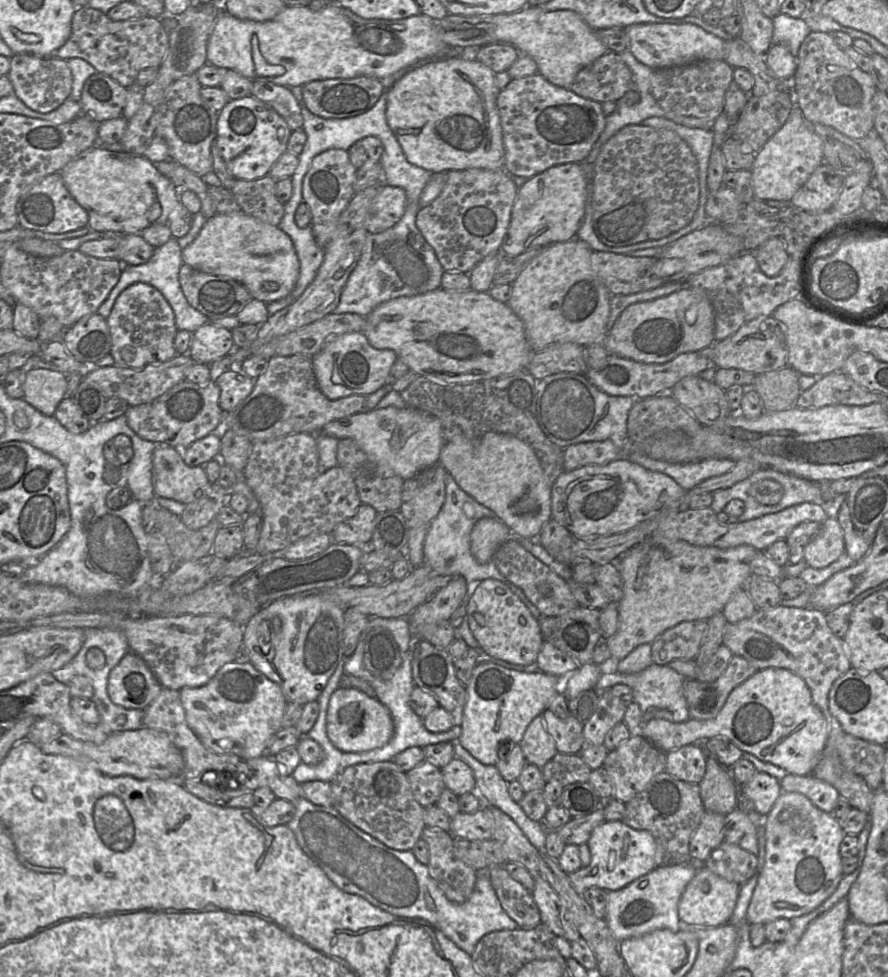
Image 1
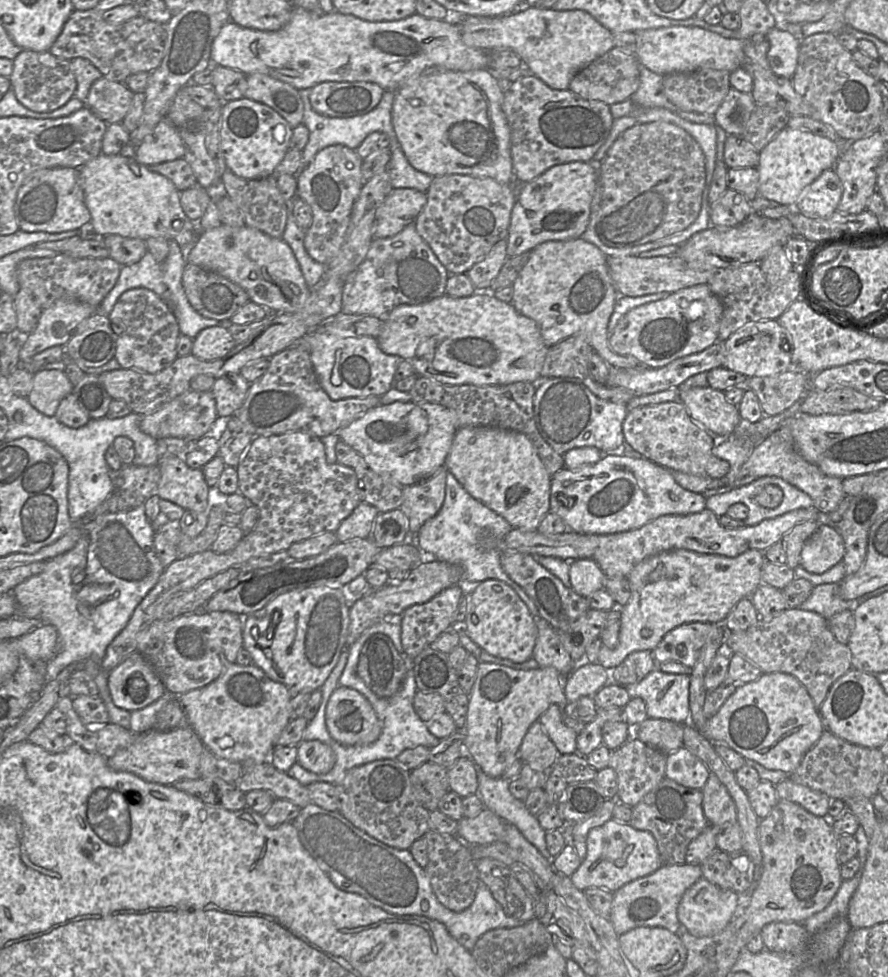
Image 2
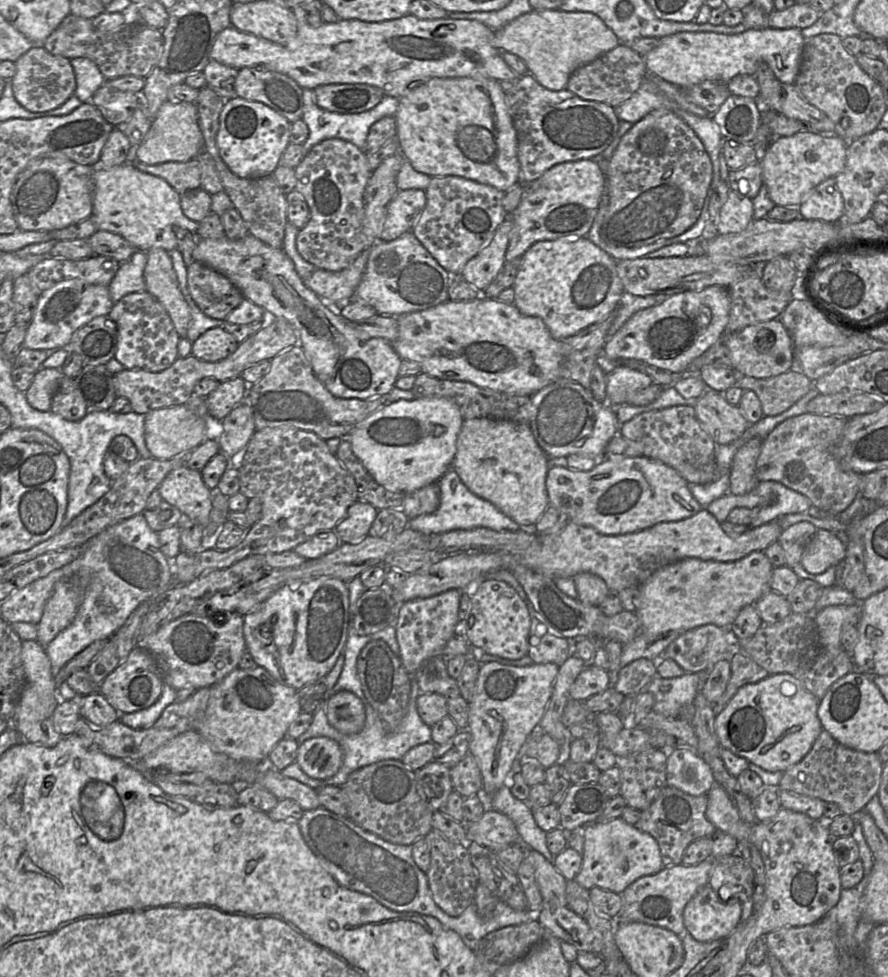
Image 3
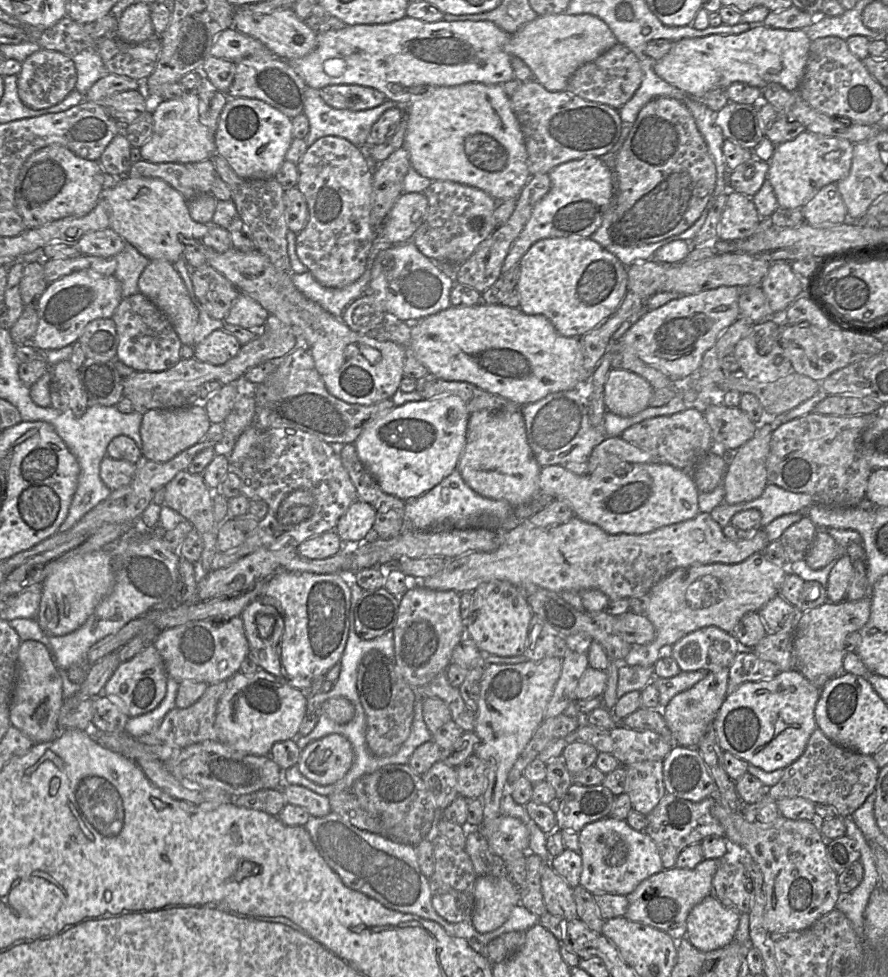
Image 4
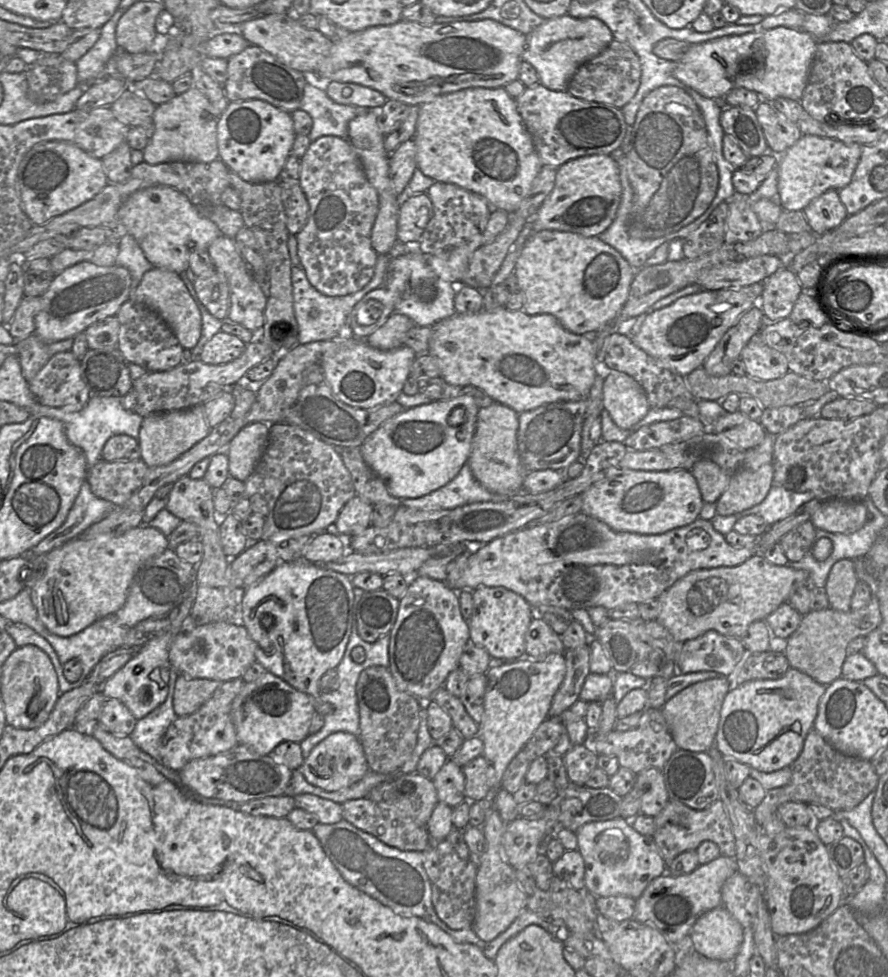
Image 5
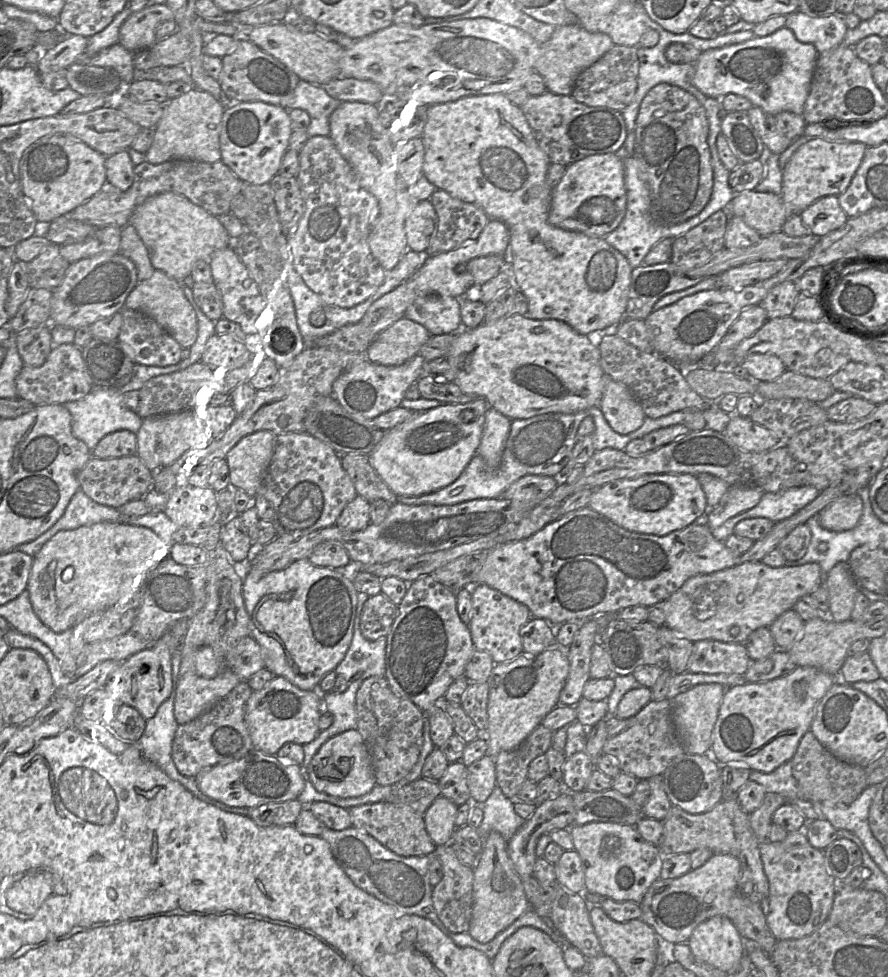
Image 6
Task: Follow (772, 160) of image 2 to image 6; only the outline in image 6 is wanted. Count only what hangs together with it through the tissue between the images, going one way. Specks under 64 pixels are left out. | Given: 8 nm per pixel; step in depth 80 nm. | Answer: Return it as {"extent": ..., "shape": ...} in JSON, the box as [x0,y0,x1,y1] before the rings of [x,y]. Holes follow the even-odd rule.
{"extent":[781,138,867,213],"shape":[[[811,138],[794,152],[782,170],[781,199],[791,213],[800,213],[818,199],[839,196],[849,187],[867,146],[859,142],[827,141]]]}

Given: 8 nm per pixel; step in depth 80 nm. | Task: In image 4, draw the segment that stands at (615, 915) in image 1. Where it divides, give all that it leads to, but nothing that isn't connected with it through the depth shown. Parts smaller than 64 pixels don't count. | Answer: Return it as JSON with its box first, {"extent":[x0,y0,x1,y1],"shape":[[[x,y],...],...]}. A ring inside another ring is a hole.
{"extent":[624,859,722,940],"shape":[[[704,859],[693,869],[672,867],[643,880],[628,894],[628,909],[624,915],[631,921],[640,922],[667,933],[679,940],[686,935],[687,917],[690,911],[705,897],[713,893],[712,880],[722,859]]]}

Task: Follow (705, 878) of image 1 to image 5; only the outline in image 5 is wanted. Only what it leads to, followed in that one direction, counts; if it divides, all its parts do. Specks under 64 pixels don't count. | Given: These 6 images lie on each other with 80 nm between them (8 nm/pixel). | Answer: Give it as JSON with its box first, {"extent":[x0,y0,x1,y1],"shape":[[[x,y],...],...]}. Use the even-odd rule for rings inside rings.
{"extent":[689,906,743,961],"shape":[[[724,906],[701,915],[689,932],[692,948],[702,956],[733,961],[743,941],[743,927]]]}

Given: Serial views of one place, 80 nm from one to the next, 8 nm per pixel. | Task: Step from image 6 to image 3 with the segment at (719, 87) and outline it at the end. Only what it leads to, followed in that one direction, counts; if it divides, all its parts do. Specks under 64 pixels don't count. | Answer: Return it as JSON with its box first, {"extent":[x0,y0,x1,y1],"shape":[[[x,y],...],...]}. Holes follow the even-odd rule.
{"extent":[644,28,805,88],"shape":[[[765,28],[749,29],[743,33],[726,35],[715,32],[679,32],[659,39],[655,48],[644,57],[648,73],[657,75],[662,79],[687,88],[706,80],[718,80],[728,83],[733,77],[741,74],[753,76],[761,62],[769,65],[779,81],[794,84],[799,73],[805,38],[799,28]]]}

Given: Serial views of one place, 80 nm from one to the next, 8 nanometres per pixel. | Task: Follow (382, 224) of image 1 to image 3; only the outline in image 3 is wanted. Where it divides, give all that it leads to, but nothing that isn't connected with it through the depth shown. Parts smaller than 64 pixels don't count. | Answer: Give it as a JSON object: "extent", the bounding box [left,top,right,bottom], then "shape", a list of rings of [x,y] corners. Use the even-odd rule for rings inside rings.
{"extent":[380,190,425,242],"shape":[[[399,190],[387,207],[380,241],[389,242],[411,231],[425,206],[424,190]]]}

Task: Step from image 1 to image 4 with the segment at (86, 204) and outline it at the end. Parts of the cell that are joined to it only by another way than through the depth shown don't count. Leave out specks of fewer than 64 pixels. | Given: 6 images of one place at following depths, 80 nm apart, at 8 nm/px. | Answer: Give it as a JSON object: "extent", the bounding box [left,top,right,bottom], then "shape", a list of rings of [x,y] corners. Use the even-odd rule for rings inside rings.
{"extent":[101,176,210,264],"shape":[[[129,176],[114,178],[113,181],[109,181],[106,187],[102,190],[101,199],[107,200],[111,208],[109,228],[111,228],[116,233],[118,233],[126,242],[133,245],[142,255],[147,257],[149,260],[164,259],[174,264],[177,260],[183,257],[183,250],[184,250],[185,244],[183,244],[180,241],[180,236],[183,236],[184,238],[193,238],[193,239],[199,240],[199,239],[202,239],[209,231],[210,224],[202,224],[194,221],[189,214],[188,201],[177,190],[175,190],[172,186],[170,186],[167,182],[159,178],[147,178],[147,177],[132,178]]]}

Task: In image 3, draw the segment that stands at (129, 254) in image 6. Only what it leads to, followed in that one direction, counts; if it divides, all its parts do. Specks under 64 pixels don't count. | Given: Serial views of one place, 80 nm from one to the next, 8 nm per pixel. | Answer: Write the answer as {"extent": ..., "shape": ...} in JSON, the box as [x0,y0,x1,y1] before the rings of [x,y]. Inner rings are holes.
{"extent":[108,251,147,304],"shape":[[[136,251],[128,260],[119,263],[119,269],[108,286],[114,304],[129,293],[146,291],[143,275],[147,253]]]}

